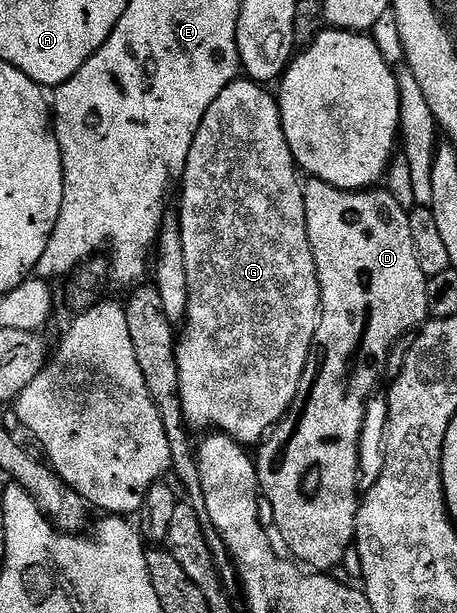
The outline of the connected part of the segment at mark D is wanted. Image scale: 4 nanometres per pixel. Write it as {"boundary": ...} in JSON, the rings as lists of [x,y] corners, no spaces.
{"boundary":[[[309,179],[307,183],[304,184],[304,201],[306,202],[306,226],[308,227],[308,237],[310,238],[310,246],[314,250],[314,266],[318,270],[318,282],[320,283],[320,325],[316,327],[316,343],[314,345],[314,354],[308,359],[308,365],[304,371],[304,380],[300,383],[300,389],[296,395],[295,402],[292,403],[292,408],[284,416],[284,419],[268,433],[266,439],[259,445],[258,451],[260,451],[260,456],[255,457],[256,462],[256,472],[260,475],[260,490],[263,499],[272,507],[272,516],[276,519],[276,524],[280,527],[280,532],[282,535],[288,539],[288,548],[293,557],[301,565],[307,566],[309,564],[309,569],[312,570],[332,570],[332,567],[343,565],[344,555],[346,554],[348,548],[353,547],[354,541],[356,539],[356,515],[360,509],[360,500],[358,499],[358,492],[356,496],[356,483],[360,480],[360,435],[364,432],[364,419],[368,416],[368,399],[372,396],[372,391],[376,388],[376,383],[380,380],[380,375],[388,368],[388,355],[392,352],[392,347],[396,344],[396,339],[399,336],[404,336],[407,332],[415,333],[417,329],[421,327],[429,319],[428,315],[428,282],[429,277],[422,274],[422,266],[418,266],[418,254],[414,254],[414,238],[410,238],[410,222],[408,221],[408,212],[406,208],[403,208],[394,197],[388,192],[376,192],[380,190],[361,190],[359,192],[344,192],[340,188],[335,188],[330,186],[326,182],[321,180]]]}

